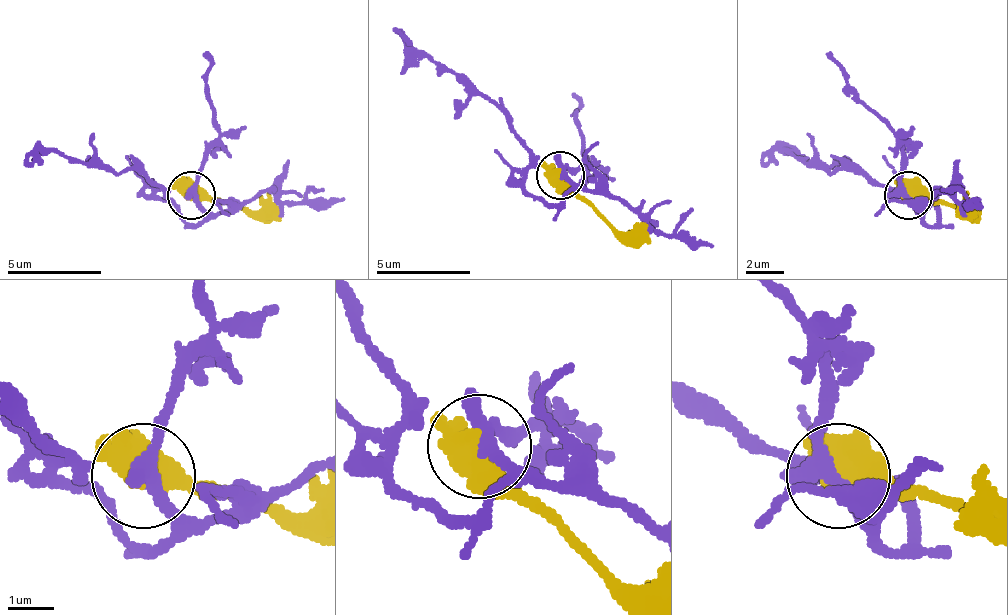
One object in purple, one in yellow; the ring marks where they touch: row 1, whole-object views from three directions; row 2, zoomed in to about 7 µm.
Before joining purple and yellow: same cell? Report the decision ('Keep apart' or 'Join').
Keep apart

